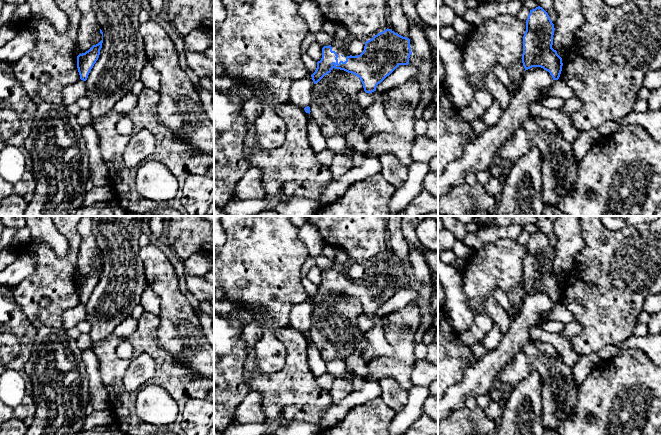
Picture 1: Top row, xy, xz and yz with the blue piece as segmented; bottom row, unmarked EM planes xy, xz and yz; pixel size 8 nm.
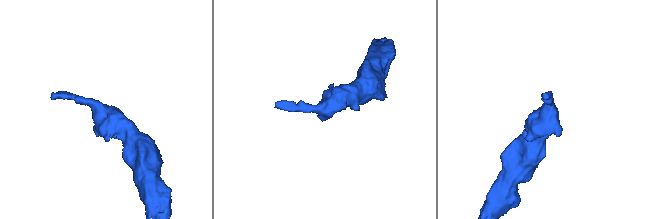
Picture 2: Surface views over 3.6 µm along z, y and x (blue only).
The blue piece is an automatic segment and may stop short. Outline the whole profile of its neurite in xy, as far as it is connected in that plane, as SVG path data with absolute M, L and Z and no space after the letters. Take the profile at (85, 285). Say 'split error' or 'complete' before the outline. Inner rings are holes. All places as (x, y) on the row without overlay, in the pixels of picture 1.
complete; M103 262L98 268L93 269L88 275L77 280L77 292L81 304L87 304L91 293L99 282L102 267Z

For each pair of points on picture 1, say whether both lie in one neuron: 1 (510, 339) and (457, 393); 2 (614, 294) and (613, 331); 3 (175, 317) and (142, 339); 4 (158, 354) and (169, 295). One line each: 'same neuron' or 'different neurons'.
1: same neuron
2: same neuron
3: different neurons
4: different neurons

